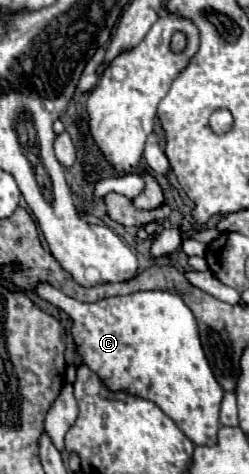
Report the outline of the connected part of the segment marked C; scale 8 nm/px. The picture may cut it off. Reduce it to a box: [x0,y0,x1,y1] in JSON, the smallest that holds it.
[44,290,224,444]

